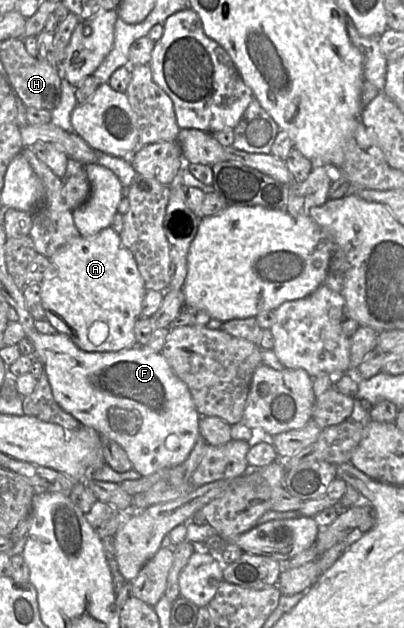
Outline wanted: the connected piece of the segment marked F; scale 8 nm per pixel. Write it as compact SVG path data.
M37 331L30 342L47 374L56 402L82 424L117 442L141 476L172 468L187 459L199 437L200 415L187 385L175 375L160 352L137 343L118 352L87 352L61 332L44 334Z

